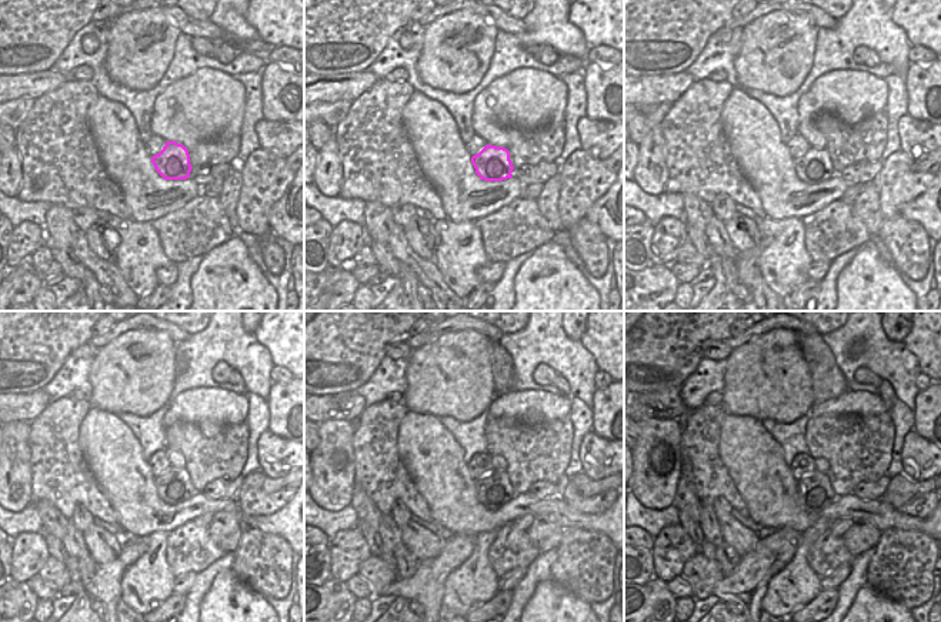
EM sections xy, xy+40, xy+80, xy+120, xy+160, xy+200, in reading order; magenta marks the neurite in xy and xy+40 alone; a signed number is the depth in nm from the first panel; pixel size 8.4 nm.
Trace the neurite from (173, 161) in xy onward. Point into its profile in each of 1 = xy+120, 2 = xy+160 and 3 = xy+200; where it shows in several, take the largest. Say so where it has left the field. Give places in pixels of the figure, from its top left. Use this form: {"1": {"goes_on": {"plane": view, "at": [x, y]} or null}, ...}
{"1": {"goes_on": {"plane": "xy+120", "at": [173, 487]}}, "2": {"goes_on": {"plane": "xy+160", "at": [493, 491]}}, "3": {"goes_on": {"plane": "xy+200", "at": [814, 492]}}}

